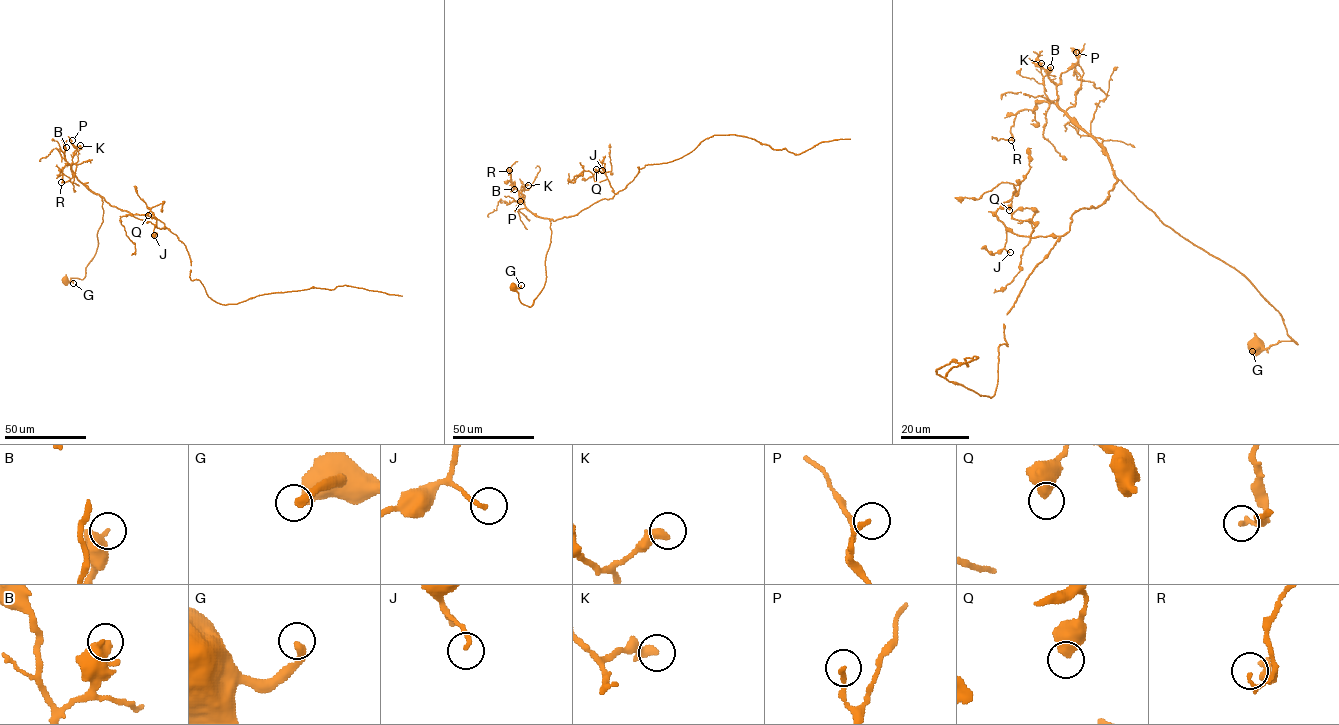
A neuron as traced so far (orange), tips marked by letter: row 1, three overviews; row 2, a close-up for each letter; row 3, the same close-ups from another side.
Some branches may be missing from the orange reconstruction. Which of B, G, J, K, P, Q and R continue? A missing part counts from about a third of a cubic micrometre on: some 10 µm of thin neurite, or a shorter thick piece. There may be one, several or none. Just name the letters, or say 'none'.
none

